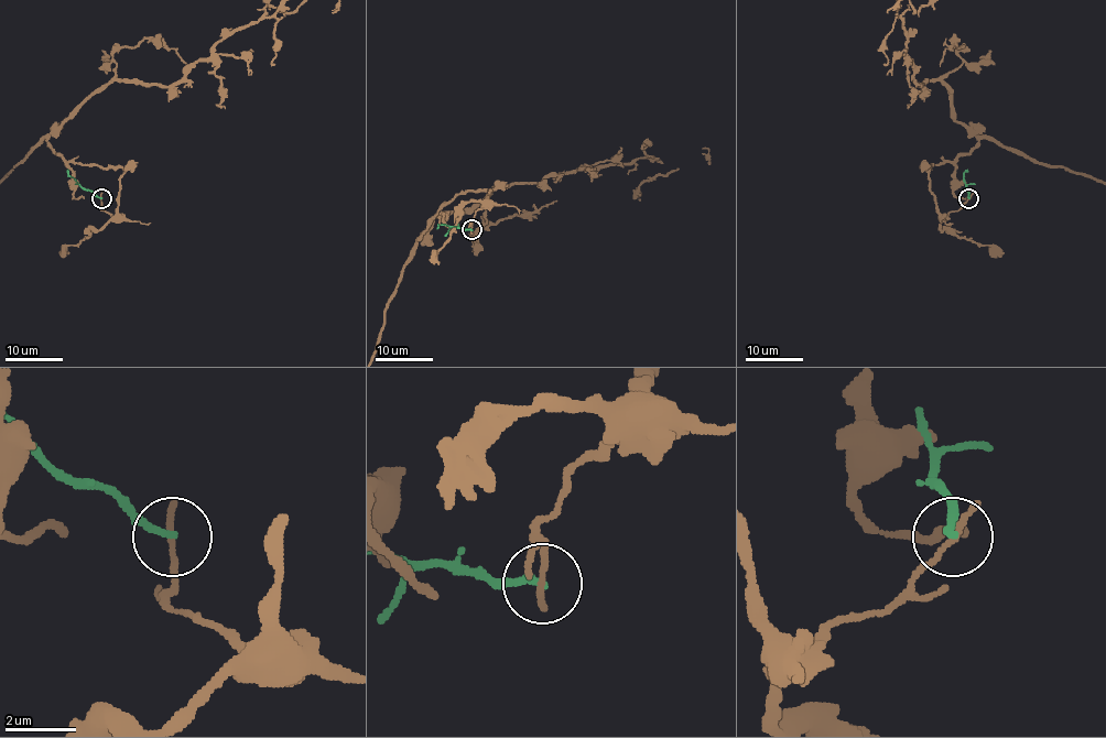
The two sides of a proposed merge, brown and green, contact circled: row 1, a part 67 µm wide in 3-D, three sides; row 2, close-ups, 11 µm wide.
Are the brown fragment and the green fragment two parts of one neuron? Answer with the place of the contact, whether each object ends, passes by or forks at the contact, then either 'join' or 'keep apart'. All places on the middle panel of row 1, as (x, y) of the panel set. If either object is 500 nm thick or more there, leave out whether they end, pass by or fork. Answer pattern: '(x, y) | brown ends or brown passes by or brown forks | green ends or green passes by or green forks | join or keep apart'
(472, 229) | brown ends | green ends | keep apart

